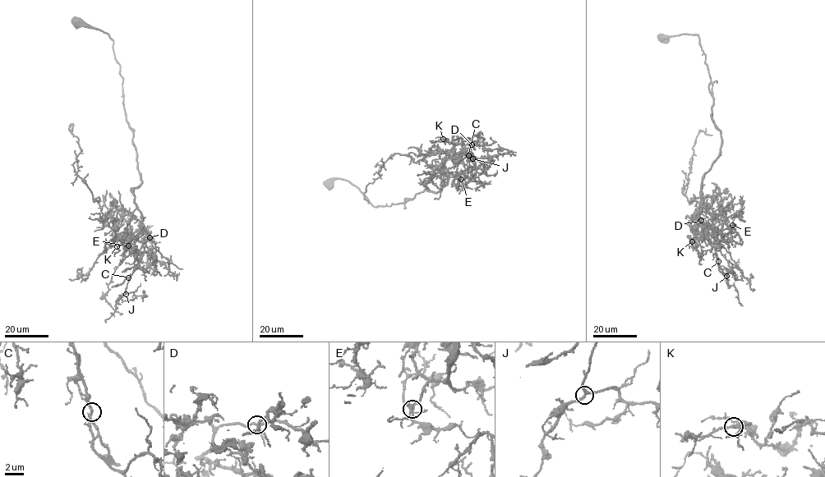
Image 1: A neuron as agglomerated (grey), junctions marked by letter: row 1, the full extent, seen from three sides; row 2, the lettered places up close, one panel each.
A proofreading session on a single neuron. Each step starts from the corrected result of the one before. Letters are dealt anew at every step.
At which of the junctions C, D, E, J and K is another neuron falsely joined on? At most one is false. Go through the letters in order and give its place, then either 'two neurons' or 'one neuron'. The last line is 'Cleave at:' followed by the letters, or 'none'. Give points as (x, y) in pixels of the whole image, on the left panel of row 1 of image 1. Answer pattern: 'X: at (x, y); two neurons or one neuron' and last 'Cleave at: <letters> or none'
C: at (128, 277); one neuron
D: at (149, 237); one neuron
E: at (128, 245); one neuron
J: at (126, 294); one neuron
K: at (117, 246); one neuron
Cleave at: none

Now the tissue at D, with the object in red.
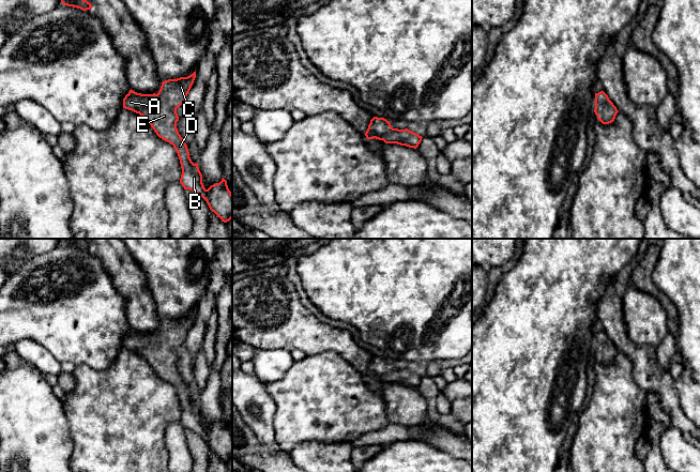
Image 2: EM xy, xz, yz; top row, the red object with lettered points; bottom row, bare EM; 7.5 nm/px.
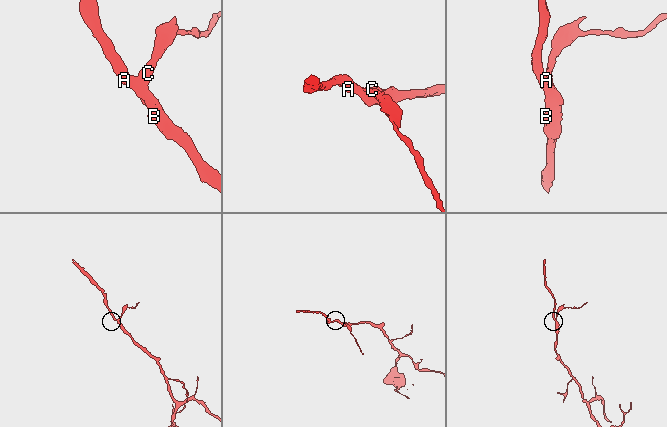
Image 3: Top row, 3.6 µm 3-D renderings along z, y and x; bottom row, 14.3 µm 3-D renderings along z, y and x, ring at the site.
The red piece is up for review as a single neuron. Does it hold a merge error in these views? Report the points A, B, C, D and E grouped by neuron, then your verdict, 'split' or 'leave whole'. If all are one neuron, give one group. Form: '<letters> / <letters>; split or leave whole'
A B C D E; leave whole

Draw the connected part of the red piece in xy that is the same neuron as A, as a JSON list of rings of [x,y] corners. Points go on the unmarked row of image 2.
[[[196,311],[187,317],[165,320],[157,334],[141,334],[131,329],[123,338],[123,348],[144,356],[156,375],[173,385],[182,408],[180,423],[184,429],[201,436],[210,450],[227,462],[232,458],[232,433],[227,421],[223,417],[219,423],[204,428],[198,404],[192,401],[187,385],[177,368],[177,348],[185,342],[195,318]]]

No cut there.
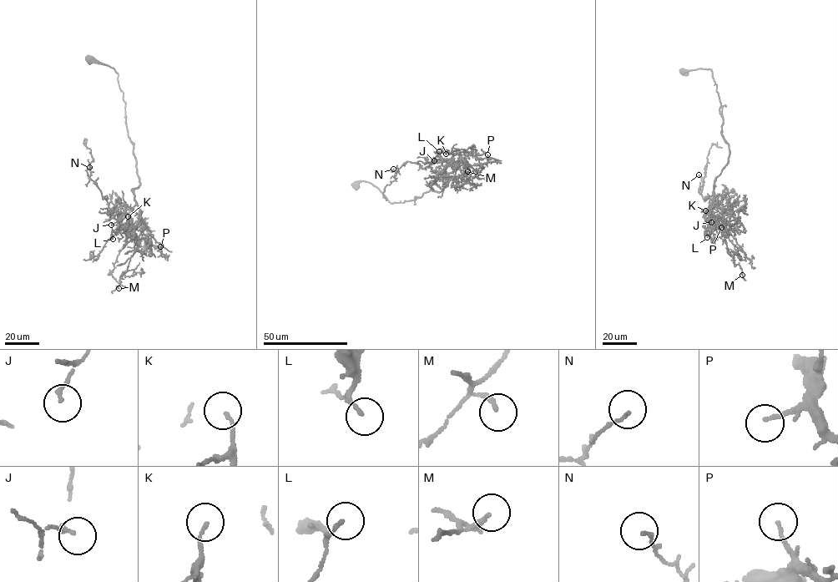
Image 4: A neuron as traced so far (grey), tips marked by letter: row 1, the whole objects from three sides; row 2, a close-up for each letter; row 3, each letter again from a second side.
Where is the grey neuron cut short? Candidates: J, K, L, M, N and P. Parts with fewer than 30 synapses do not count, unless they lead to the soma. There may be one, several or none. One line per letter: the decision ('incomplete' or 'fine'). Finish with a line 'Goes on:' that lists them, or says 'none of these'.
J: fine
K: fine
L: fine
M: fine
N: fine
P: fine
Goes on: none of these

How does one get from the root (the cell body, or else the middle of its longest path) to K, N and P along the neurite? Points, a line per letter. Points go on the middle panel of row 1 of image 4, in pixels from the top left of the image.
K: (355, 185), (371, 183), (392, 203), (431, 189), (441, 191), (449, 178), (444, 169), (460, 153), (446, 154)
N: (355, 185), (371, 183), (392, 203), (403, 202), (441, 191), (450, 164), (440, 172), (409, 161), (393, 169)
P: (355, 185), (371, 183), (392, 203), (412, 200), (442, 190), (444, 169), (460, 155), (487, 154)

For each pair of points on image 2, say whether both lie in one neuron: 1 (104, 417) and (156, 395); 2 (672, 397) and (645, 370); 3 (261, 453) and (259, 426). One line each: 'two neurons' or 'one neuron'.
1: one neuron
2: one neuron
3: two neurons

